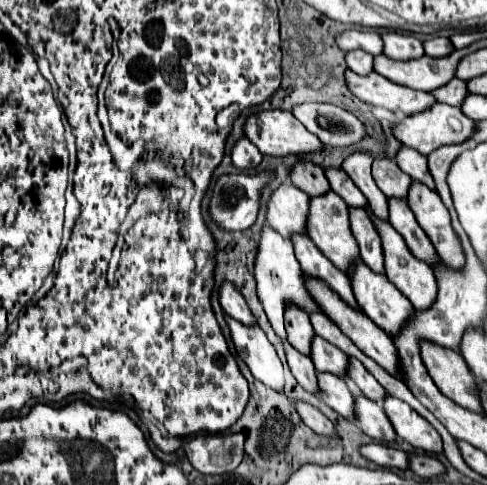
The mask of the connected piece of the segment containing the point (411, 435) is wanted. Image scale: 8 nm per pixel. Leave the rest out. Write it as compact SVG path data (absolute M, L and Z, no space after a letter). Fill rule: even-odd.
M387 395L383 399L383 409L397 433L403 441L411 443L417 449L423 449L427 453L441 453L441 437L439 433L419 415L415 413L407 403Z

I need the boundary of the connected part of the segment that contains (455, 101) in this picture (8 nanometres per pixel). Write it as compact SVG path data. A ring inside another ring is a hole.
M451 79L447 85L443 85L443 87L435 89L435 91L431 91L431 95L433 95L439 103L447 103L447 105L451 105L451 107L459 107L469 93L467 93L465 81Z

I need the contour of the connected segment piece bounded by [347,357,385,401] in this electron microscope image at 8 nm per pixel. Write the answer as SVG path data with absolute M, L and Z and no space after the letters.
M349 357L349 369L347 369L347 377L353 379L357 383L357 387L361 389L361 393L373 401L381 401L385 397L385 389L377 383L377 379L363 367L361 361L357 361L355 357Z

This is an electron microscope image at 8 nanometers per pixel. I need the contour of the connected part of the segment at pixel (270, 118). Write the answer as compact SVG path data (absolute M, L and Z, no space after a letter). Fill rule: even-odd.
M281 109L249 115L243 125L243 133L263 155L297 155L323 147L323 143L313 133L309 133L291 111Z

